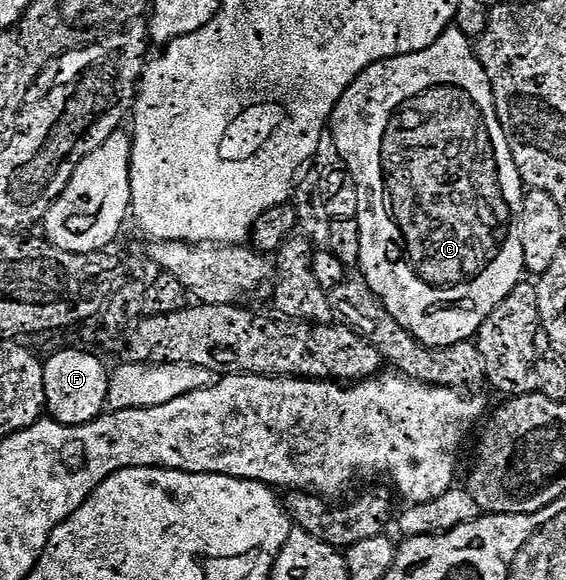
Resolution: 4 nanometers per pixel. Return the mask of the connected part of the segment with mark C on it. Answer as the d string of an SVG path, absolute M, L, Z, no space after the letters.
M451 26L437 42L416 54L397 56L368 66L346 87L328 121L329 135L334 135L334 148L339 158L346 163L345 171L354 181L354 191L358 193L357 267L362 268L361 279L403 331L409 333L419 345L428 348L443 348L465 340L473 341L488 314L492 314L492 310L504 302L507 294L524 280L524 254L517 239L512 238L512 208L510 212L506 196L502 193L502 184L498 181L498 160L494 157L494 144L490 141L490 128L474 101L473 92L481 88L483 91L482 63L478 61L472 47L471 37Z

